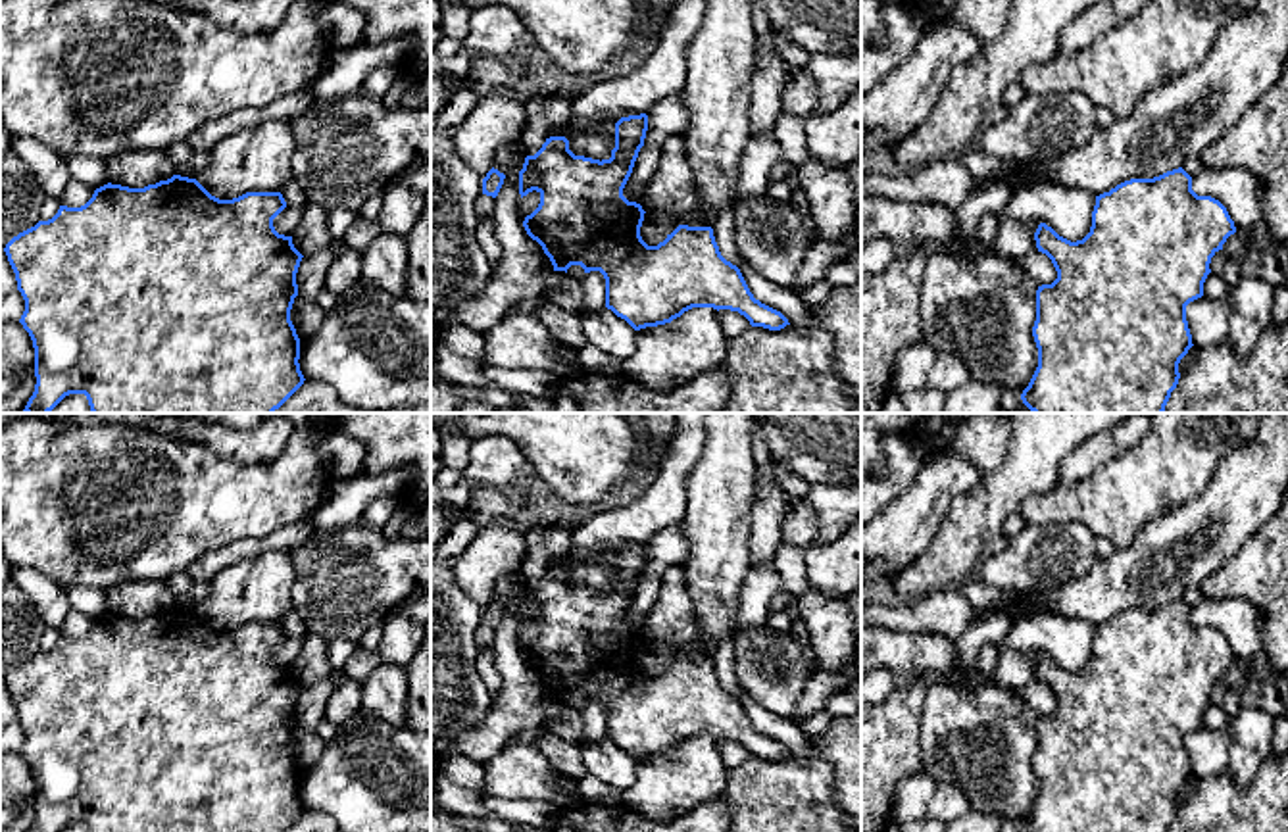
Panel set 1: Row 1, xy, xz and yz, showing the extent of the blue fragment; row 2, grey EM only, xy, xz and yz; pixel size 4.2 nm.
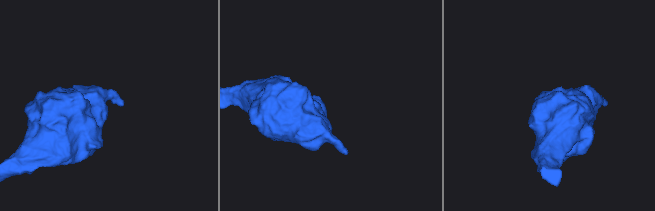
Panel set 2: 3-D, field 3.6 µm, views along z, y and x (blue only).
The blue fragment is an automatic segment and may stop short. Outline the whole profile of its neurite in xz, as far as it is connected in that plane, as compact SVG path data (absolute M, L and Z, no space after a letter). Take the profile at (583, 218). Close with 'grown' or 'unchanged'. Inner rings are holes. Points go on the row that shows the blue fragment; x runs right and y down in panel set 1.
M629 115L615 123L615 148L609 159L575 156L565 136L550 136L519 171L521 198L536 190L538 208L525 217L527 234L550 257L554 271L581 265L584 273L600 271L606 279L606 307L634 330L671 323L692 307L731 309L752 327L780 330L788 319L761 304L750 292L740 269L727 261L711 227L679 225L663 242L648 246L640 236L644 209L623 196L648 131L648 115Z; unchanged

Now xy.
M173 175L167 181L144 188L104 184L81 208L60 206L48 221L13 236L4 252L15 273L17 290L25 300L19 319L35 348L35 392L25 413L50 413L65 396L85 394L92 413L273 413L302 384L300 338L290 321L290 309L298 296L296 273L302 254L294 248L292 236L279 234L273 219L286 208L281 192L246 192L233 200L211 196L196 179Z; unchanged

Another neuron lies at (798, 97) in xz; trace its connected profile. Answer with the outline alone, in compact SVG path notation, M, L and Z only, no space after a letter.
M788 69L780 92L780 110L790 115L809 115L815 110L817 92L805 69Z

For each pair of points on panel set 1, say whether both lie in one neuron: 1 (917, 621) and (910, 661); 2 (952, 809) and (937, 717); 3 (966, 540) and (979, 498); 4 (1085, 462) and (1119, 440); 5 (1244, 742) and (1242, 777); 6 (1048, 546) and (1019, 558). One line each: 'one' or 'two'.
1: two
2: two
3: one
4: one
5: one
6: one

